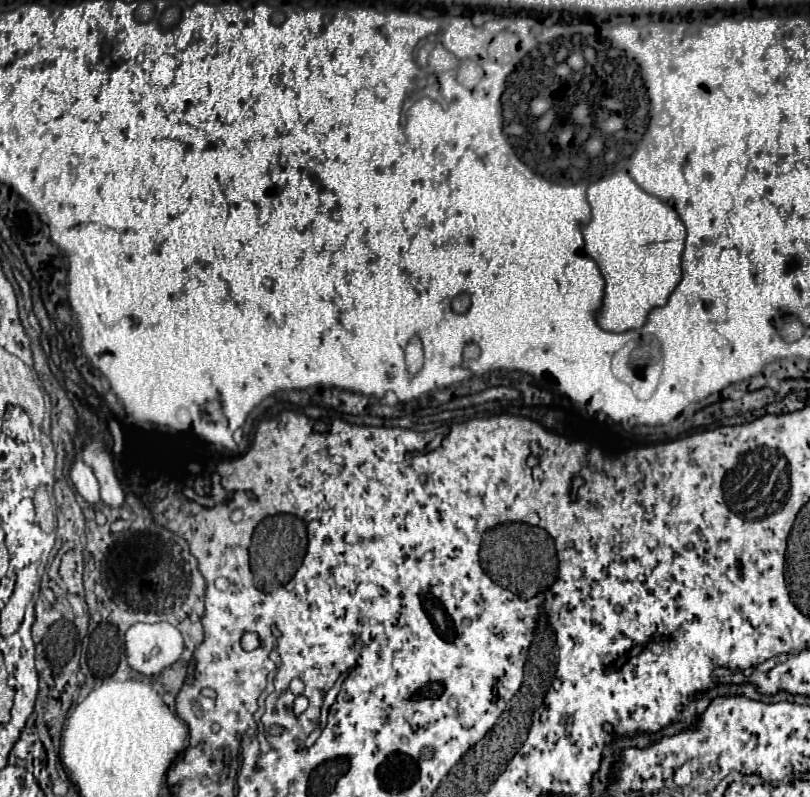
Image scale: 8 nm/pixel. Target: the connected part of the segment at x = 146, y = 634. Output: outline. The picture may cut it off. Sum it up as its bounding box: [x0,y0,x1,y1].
[126,622,184,676]

